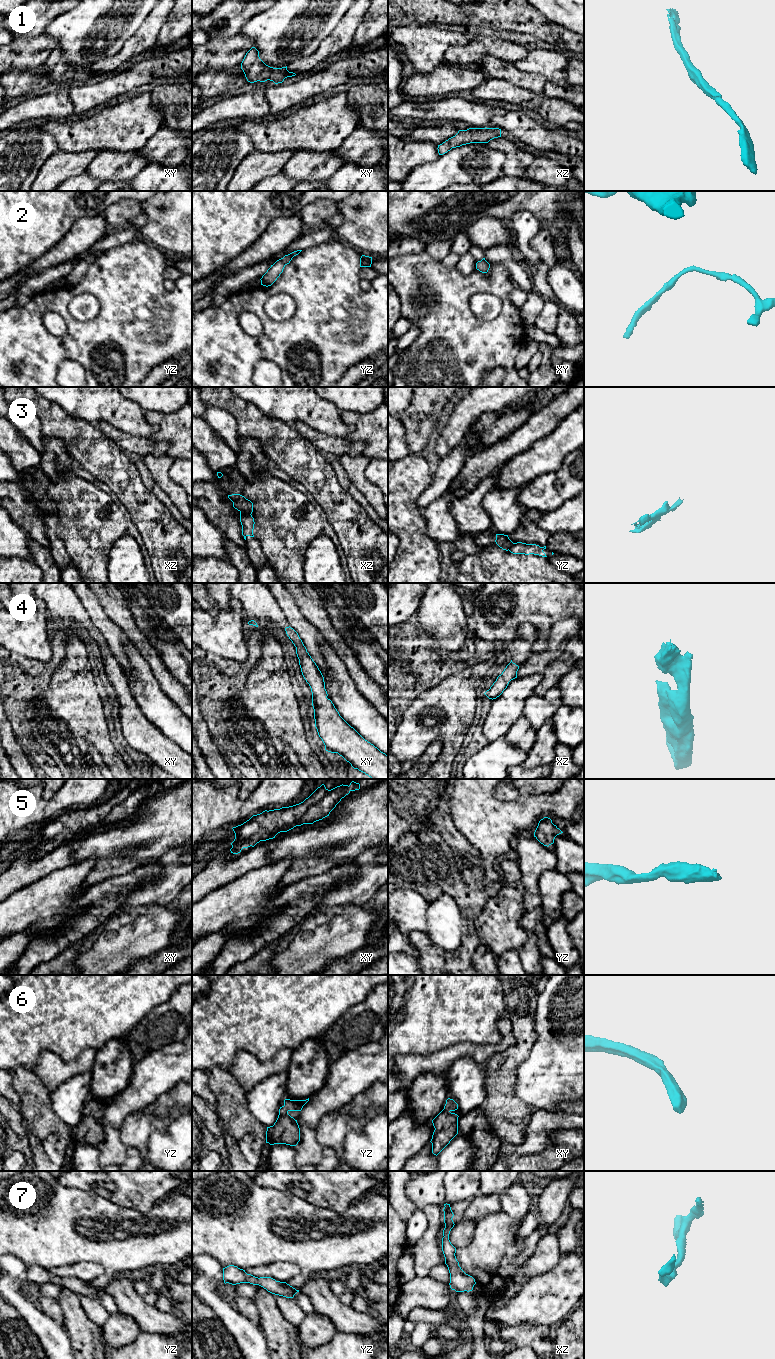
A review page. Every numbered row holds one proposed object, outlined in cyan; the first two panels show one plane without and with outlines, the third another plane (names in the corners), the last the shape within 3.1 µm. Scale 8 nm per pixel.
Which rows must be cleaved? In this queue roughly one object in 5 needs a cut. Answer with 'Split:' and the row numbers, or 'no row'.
Split: 3

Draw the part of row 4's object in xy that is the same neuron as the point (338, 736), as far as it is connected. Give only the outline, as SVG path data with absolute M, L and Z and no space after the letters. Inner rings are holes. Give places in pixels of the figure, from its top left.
M290 626L285 631L296 647L302 675L311 688L315 727L325 750L338 753L354 769L372 779L388 779L388 755L365 740L340 716L332 701L327 698L324 677L298 633Z

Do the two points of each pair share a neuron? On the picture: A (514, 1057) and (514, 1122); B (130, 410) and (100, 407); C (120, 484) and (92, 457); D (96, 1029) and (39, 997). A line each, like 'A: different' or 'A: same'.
A: same
B: same
C: same
D: same

